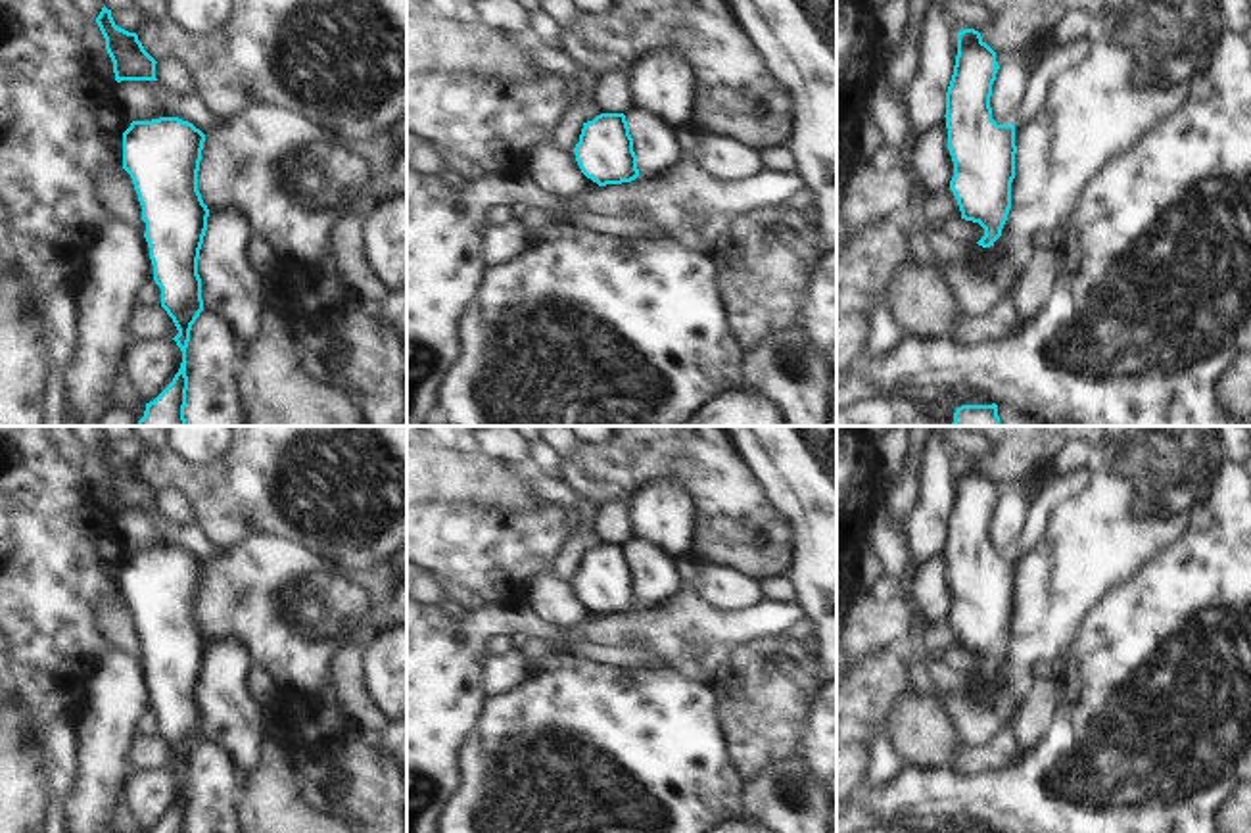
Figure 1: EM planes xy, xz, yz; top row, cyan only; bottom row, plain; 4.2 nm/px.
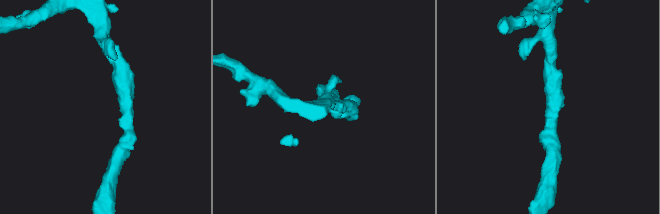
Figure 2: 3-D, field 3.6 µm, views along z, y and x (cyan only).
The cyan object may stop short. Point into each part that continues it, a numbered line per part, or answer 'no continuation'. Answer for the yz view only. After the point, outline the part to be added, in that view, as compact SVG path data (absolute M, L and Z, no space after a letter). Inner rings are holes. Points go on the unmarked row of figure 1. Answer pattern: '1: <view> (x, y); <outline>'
1: yz (996, 682); M1009 639L1007 651L1002 658L1002 666L994 674L990 678L982 678L977 672L969 672L969 674L965 674L967 683L977 685L977 687L988 687L990 697L994 699L996 693L1005 687L1005 681L1007 681L1005 672L1011 668L1009 651L1011 651L1011 639Z

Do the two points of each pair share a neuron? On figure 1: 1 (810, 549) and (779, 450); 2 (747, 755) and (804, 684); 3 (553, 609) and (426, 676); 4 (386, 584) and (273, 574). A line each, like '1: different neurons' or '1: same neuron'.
1: same neuron
2: same neuron
3: different neurons
4: same neuron

